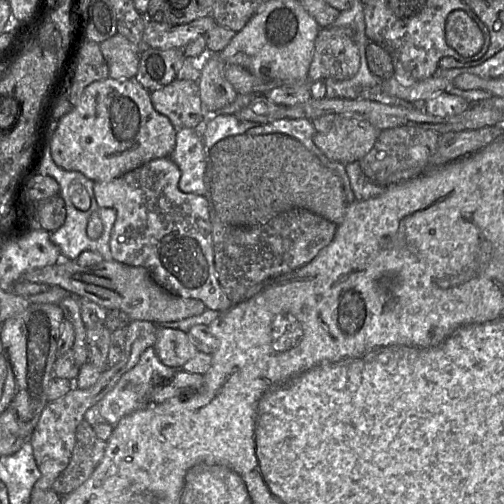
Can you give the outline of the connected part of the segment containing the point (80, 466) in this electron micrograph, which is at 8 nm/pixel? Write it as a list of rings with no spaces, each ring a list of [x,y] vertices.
[[[82,420],[76,429],[69,464],[54,481],[52,489],[65,496],[85,483],[102,460],[106,445],[107,442],[96,436],[93,427]]]

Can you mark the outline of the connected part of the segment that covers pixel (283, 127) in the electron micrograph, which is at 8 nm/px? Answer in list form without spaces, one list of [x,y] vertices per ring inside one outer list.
[[[283,118],[268,124],[259,124],[246,132],[248,135],[264,135],[271,133],[282,133],[291,136],[301,142],[308,150],[317,157],[323,156],[322,151],[314,143],[314,135],[317,133],[309,119],[287,119]]]

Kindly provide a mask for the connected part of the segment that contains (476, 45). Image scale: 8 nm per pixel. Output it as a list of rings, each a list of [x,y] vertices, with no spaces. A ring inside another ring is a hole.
[[[451,12],[446,20],[447,44],[464,57],[473,57],[484,45],[484,35],[477,24],[464,12]]]

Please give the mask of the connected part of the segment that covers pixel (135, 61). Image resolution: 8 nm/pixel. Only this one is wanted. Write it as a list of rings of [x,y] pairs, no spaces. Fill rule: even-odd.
[[[117,33],[99,45],[109,68],[110,78],[134,79],[140,61],[140,49],[137,46]]]

